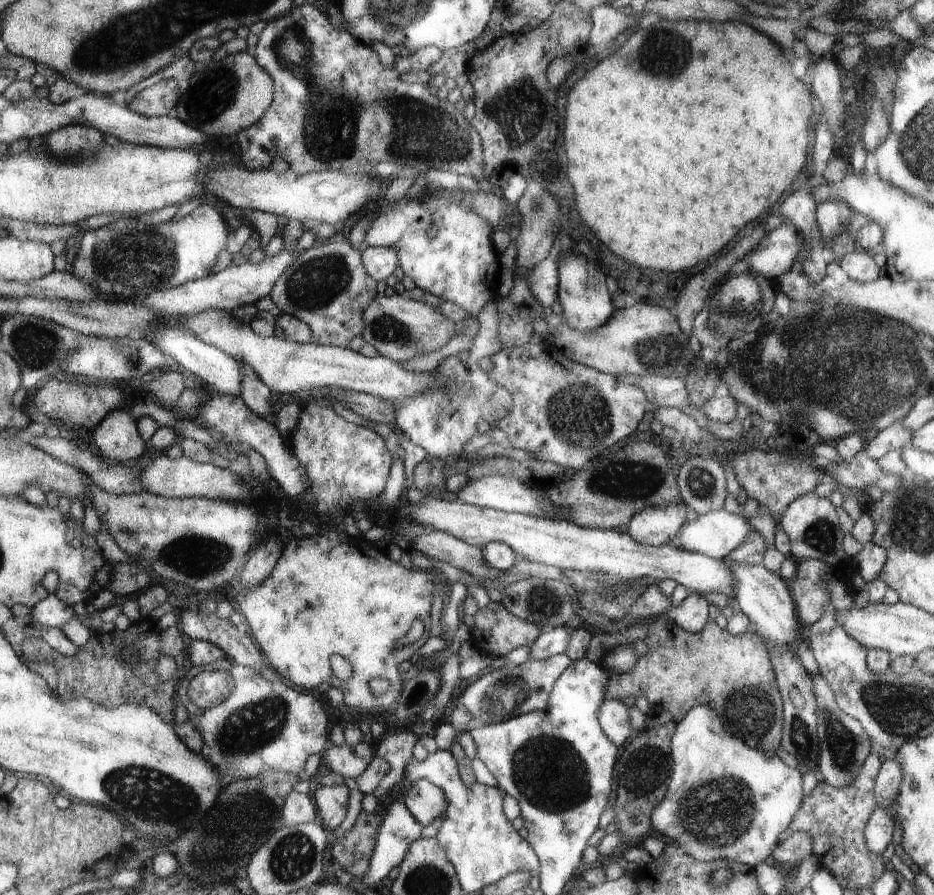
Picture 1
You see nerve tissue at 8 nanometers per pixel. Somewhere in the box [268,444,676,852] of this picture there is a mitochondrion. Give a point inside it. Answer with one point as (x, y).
(550, 775)

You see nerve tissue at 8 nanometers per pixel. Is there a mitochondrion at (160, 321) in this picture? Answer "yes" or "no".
no

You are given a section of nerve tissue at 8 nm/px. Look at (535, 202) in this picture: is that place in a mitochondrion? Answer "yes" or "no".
yes

